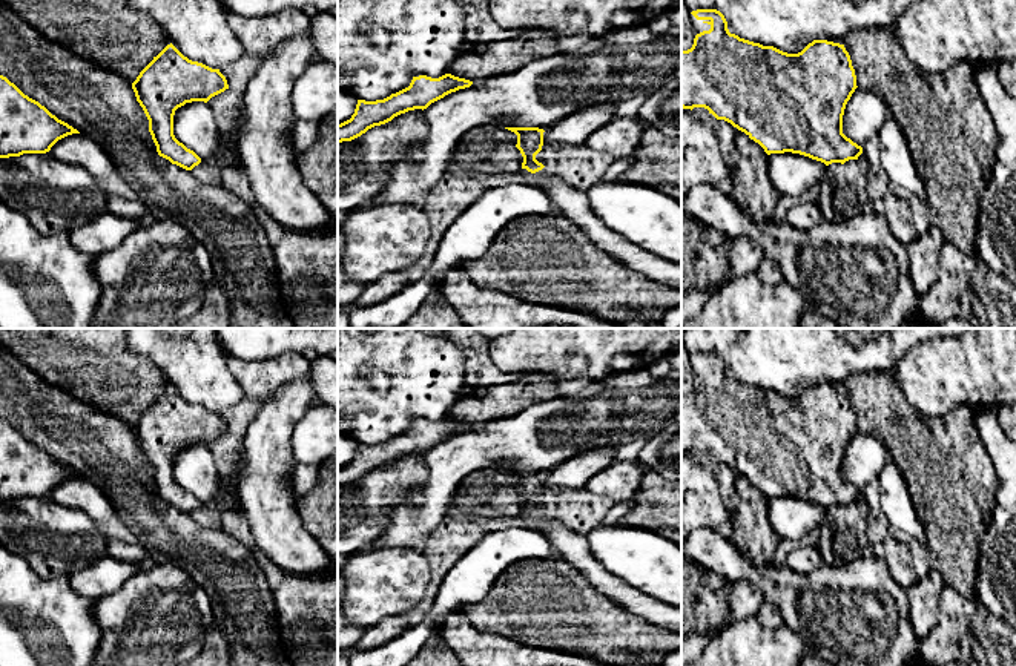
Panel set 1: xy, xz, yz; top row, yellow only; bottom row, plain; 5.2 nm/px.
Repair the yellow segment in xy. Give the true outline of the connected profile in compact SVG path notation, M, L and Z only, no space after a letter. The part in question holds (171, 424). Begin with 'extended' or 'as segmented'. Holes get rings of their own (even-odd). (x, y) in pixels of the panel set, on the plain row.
as segmented; M170 387L140 416L132 427L132 433L149 463L149 476L158 499L186 514L192 514L198 509L201 502L173 479L173 459L175 454L186 447L207 447L212 440L229 433L227 424L219 413L212 413L203 407L189 404Z

